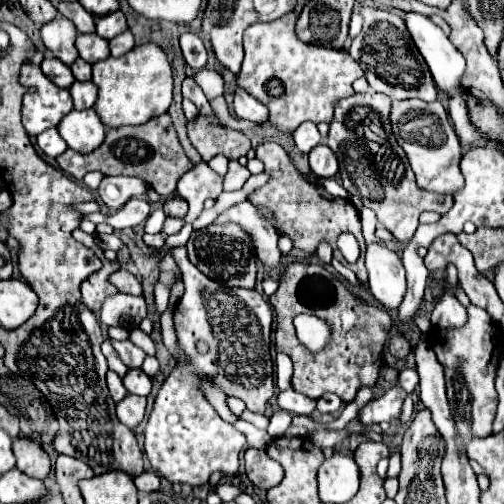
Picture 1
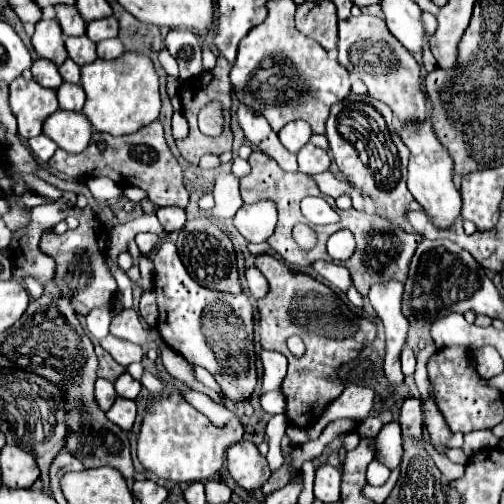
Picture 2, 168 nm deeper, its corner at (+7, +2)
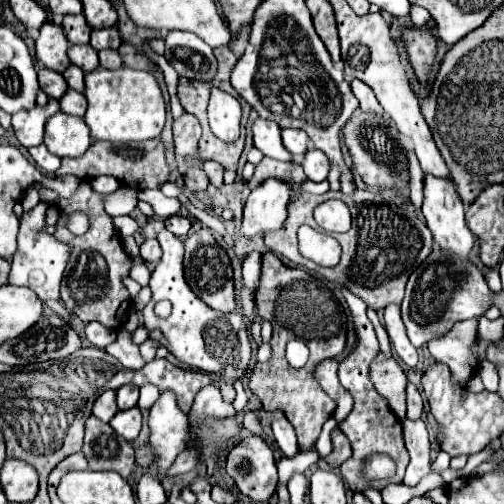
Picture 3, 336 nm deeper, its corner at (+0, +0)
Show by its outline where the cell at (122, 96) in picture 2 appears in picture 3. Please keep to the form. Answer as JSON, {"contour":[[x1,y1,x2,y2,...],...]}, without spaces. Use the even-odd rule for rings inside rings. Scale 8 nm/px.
{"contour":[[97,67,95,71,85,75,85,97,89,107,83,119,91,129,91,137,97,141,111,143,147,141,159,137,163,131,165,99,153,73,149,71,137,71,129,67,109,71]]}

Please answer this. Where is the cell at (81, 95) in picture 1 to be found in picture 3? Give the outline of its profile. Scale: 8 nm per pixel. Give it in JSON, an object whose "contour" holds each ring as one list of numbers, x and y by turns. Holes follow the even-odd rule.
{"contour":[[67,89,67,93,59,99,59,105,61,105,61,111,63,113,83,117,85,115,85,109,87,109,87,99,85,99,83,93,73,91,73,89]]}

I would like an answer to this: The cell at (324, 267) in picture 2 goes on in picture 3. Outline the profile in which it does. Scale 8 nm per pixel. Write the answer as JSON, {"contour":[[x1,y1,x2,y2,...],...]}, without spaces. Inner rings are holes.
{"contour":[[343,289,343,297,347,299,347,305,349,305,349,311,351,311,351,317,353,317,353,327,355,327,355,333,357,333,357,347,353,349,353,353,343,359,339,363,339,381,341,385,353,395,355,399,355,405,353,405,353,411,347,415,345,421,341,421,337,427,341,429,341,433,345,433,345,437,351,441,351,447,353,447,353,457,349,461,345,461,341,465,341,475,343,479,349,483,351,491,365,491,367,489,367,483,363,481,363,477,359,475,361,471,361,465,363,465,363,459,369,457,371,453,387,453,389,457,393,457,393,461,397,463,397,473,393,479,387,479,387,481,377,481,373,485,373,489,383,489,385,485,389,483,401,483,403,481,403,475,405,475,405,467,409,463,409,453,405,449,405,443,403,443,403,435,401,435,401,423,399,419,395,417,395,413,391,411,389,403,375,391,375,387,371,385,371,379,369,379,369,363,375,359,375,355,379,353,379,341,375,337,375,329,369,321,369,317,365,315,365,309,367,305,363,305,363,301,359,301,359,297,355,297,353,293,347,293]]}

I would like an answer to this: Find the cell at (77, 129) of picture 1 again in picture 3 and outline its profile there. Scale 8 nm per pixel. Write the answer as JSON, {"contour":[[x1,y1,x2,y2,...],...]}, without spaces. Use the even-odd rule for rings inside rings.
{"contour":[[55,113,45,125,45,145,57,157,79,157,91,145,91,135,83,119]]}

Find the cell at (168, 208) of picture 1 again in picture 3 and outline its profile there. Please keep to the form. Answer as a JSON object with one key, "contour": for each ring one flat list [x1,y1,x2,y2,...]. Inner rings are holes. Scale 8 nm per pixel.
{"contour":[[173,215,173,217,165,219,165,227,167,227,171,233,175,233,177,237,185,237,187,231,191,229,191,221,189,221,187,217,183,217,183,215]]}

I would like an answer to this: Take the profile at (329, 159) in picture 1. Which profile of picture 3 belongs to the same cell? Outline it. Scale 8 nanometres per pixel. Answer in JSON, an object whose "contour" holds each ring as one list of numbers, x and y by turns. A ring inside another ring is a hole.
{"contour":[[319,149,307,151,305,159,303,159,303,169,305,169,307,179,311,179,311,181,323,181,323,179,327,179,327,173,329,173,327,155,319,153]]}

